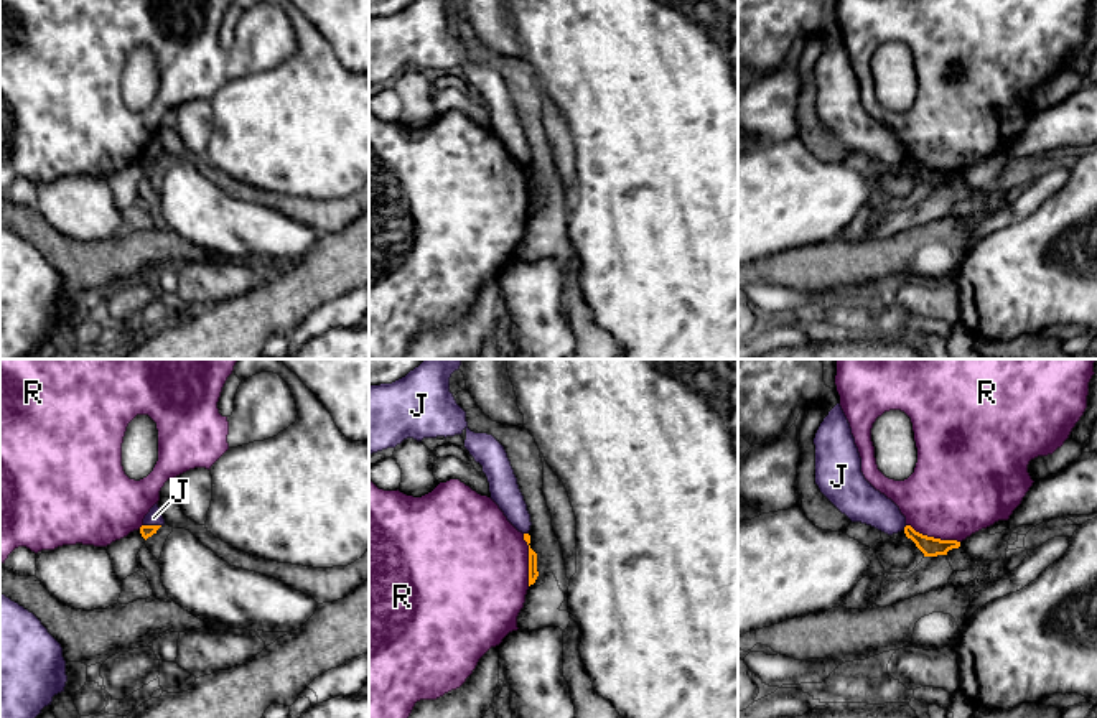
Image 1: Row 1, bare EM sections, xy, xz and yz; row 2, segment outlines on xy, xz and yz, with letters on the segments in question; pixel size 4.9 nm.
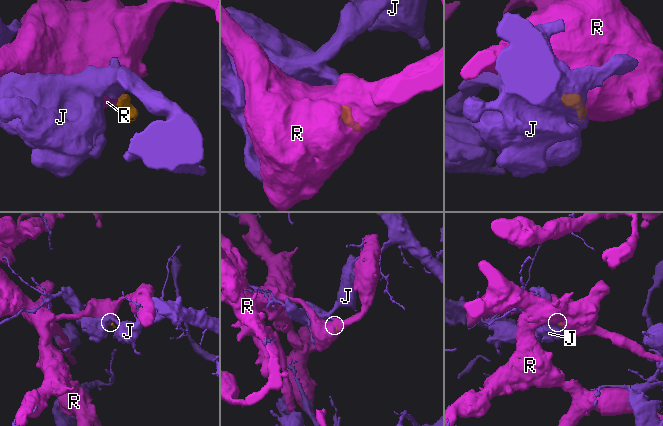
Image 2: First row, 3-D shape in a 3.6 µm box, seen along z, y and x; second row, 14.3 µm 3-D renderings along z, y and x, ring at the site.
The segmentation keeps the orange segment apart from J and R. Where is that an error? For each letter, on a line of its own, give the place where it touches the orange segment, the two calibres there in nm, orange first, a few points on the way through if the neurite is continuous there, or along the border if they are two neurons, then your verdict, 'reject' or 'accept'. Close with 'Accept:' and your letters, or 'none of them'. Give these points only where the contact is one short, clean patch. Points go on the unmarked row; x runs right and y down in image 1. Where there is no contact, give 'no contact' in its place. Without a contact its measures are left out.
J: contact xy (152, 157); calibres 60 and 80 nm; border xy (144, 155), (160, 157); reject
R: contact yz (933, 168); calibres 100 and 440 nm; border yz (906, 155), (923, 165), (956, 170), (959, 173); reject
Accept: none of them

